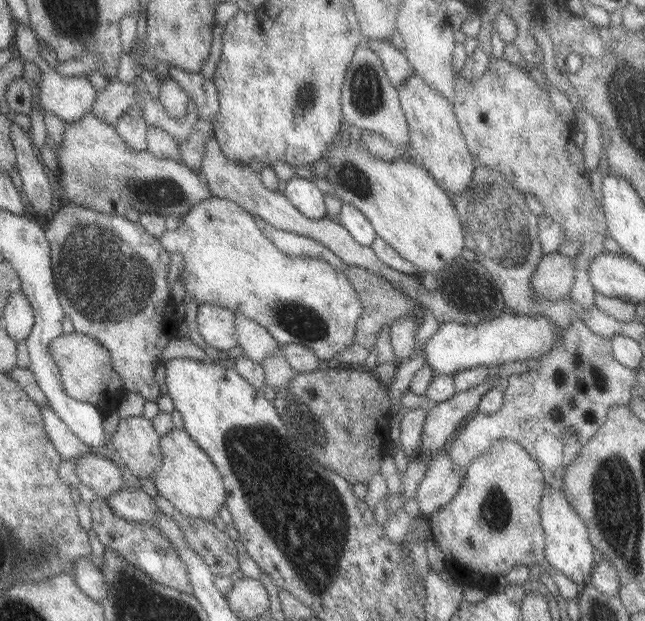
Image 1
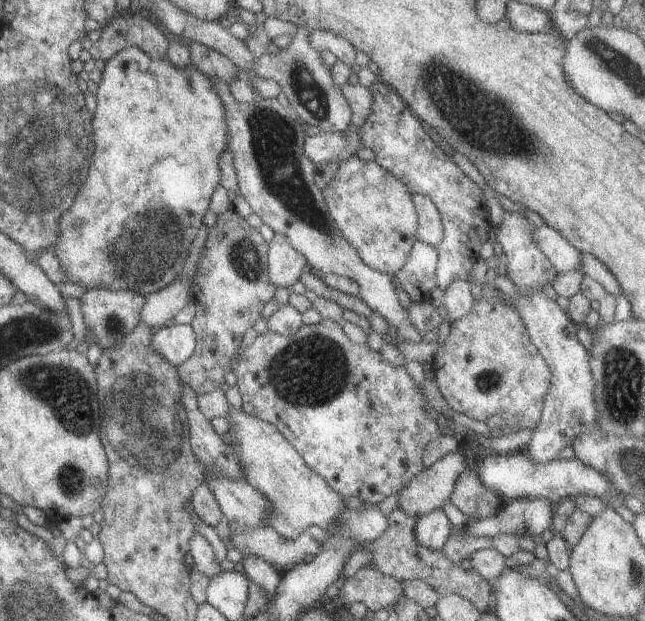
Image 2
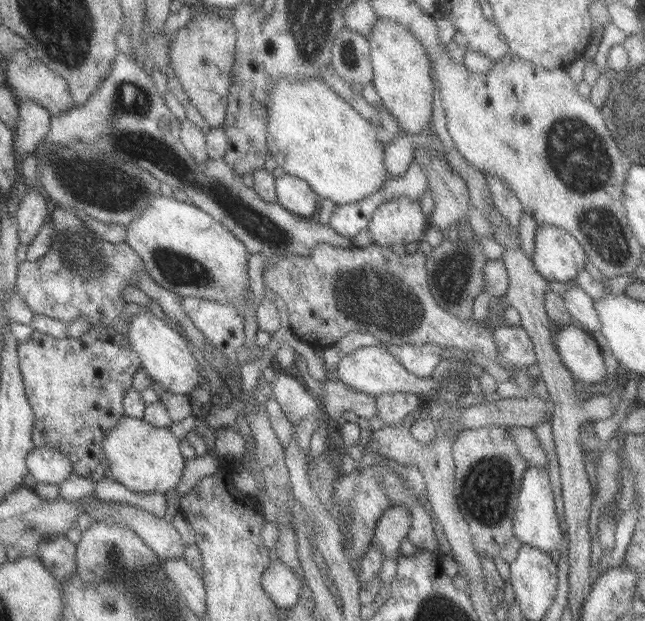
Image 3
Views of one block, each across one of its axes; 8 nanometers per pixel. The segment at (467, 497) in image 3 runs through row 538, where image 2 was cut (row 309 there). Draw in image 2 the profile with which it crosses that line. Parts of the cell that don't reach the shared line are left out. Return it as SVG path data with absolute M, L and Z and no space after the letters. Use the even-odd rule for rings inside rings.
M491 282L481 284L481 298L473 302L467 316L451 322L445 342L437 348L433 360L433 378L449 408L473 420L485 422L499 414L511 430L535 430L545 394L551 386L551 372L539 350L525 332L517 310L503 302Z

